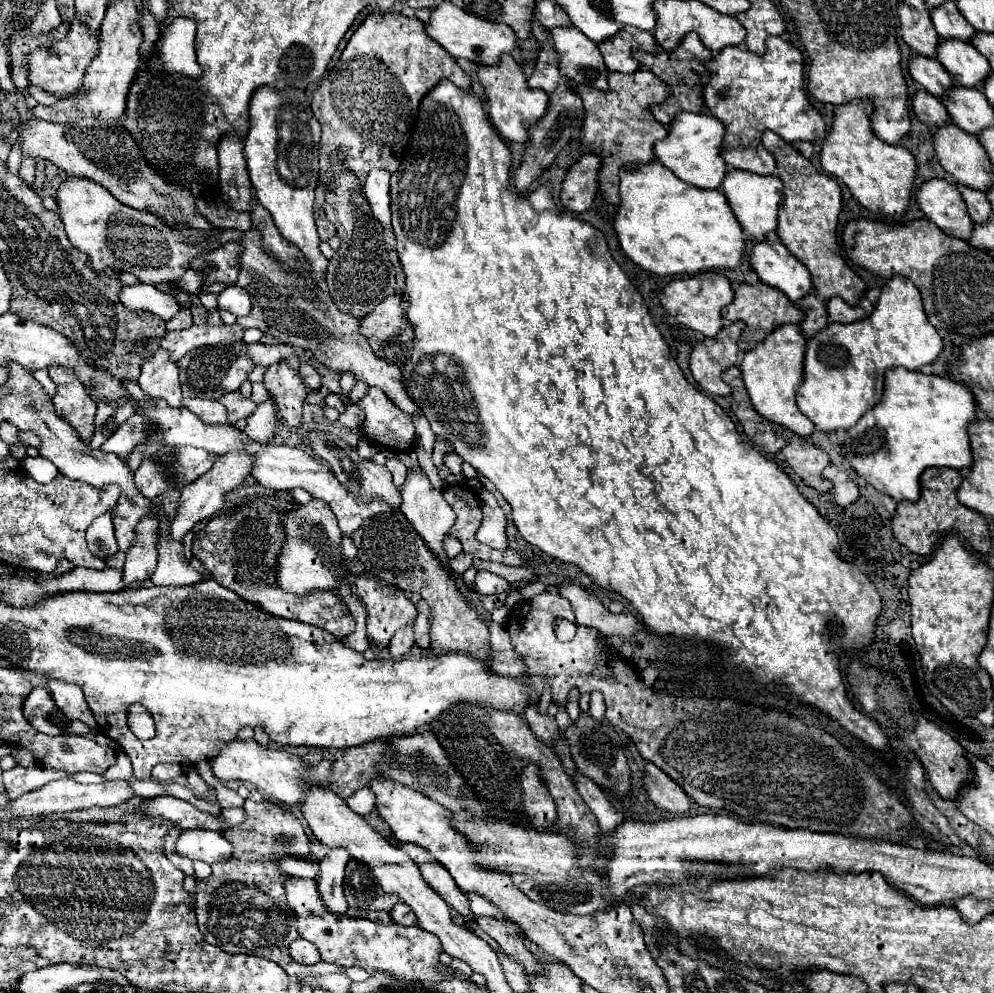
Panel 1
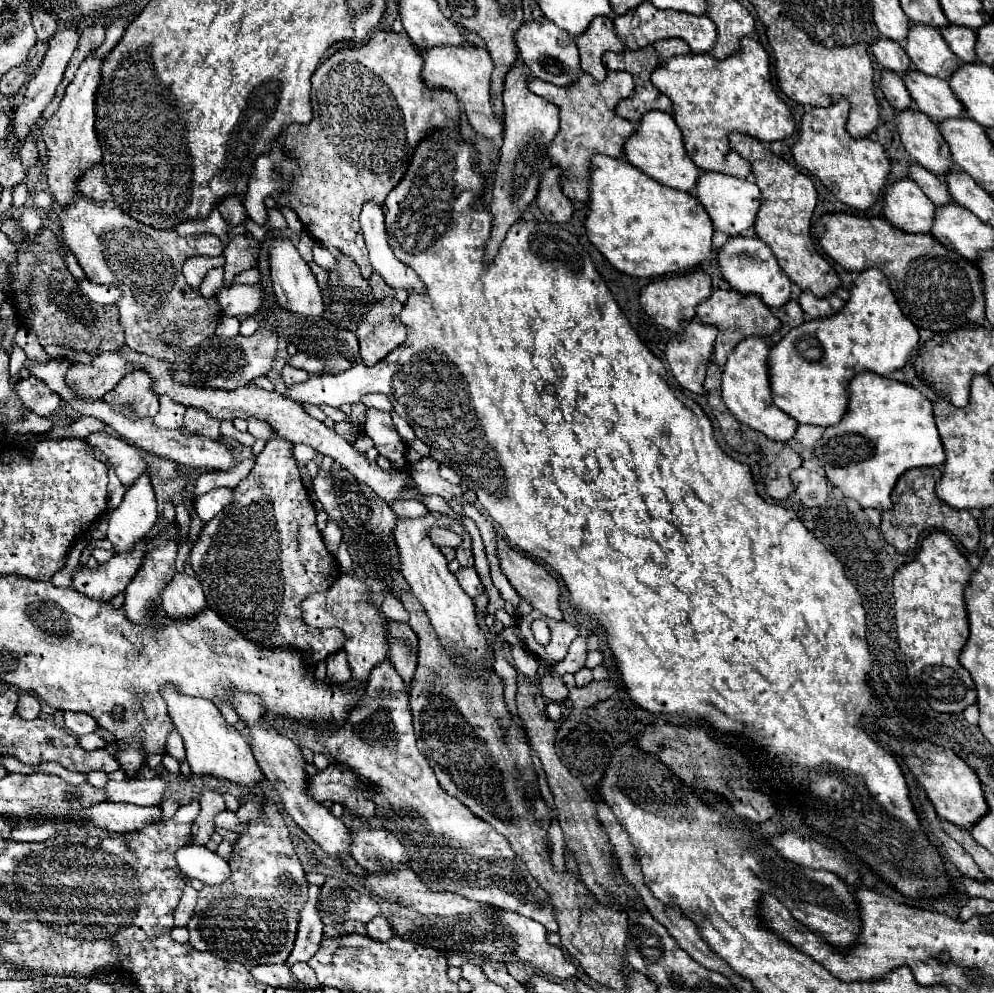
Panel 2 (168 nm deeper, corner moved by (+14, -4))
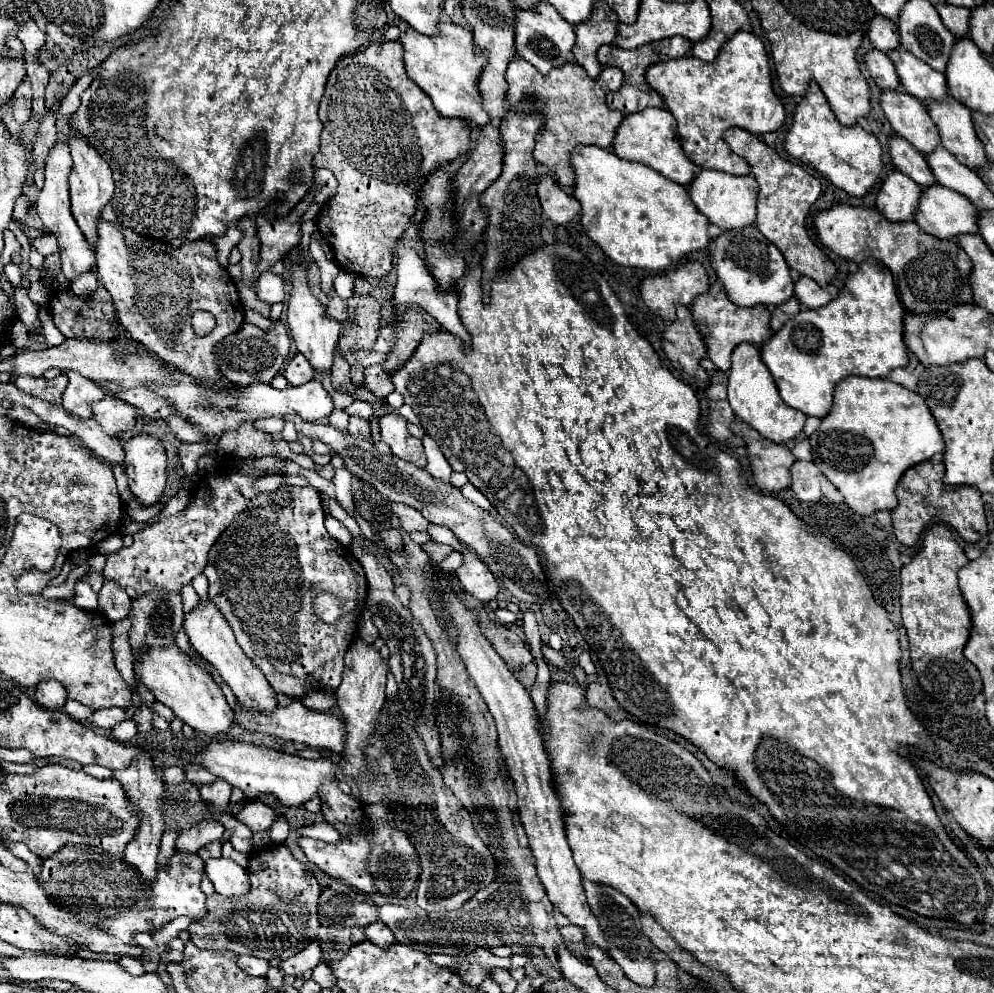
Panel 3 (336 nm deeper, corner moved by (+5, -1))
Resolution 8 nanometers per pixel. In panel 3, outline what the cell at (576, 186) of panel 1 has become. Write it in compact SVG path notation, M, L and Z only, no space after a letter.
M551 176L539 178L537 196L543 212L553 224L567 224L581 208L579 202L573 196L569 196Z

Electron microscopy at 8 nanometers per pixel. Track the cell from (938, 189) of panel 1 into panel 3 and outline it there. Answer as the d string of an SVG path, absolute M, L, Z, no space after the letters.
M891 172L875 200L875 208L891 222L911 222L921 196L921 186L901 172Z

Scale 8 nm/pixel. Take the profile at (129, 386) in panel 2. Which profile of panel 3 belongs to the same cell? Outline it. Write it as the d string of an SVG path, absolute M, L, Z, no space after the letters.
M105 396L103 400L95 402L91 406L93 420L103 426L105 434L111 434L113 438L119 438L121 432L135 428L135 418L139 416L139 410L127 402L121 402L117 398Z

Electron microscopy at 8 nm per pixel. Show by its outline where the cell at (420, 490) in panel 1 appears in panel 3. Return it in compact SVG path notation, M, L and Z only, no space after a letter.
M445 574L447 590L443 592L443 602L447 602L447 612L451 614L451 620L455 622L459 636L457 636L457 652L463 658L469 676L475 680L481 696L485 698L489 712L495 718L497 732L499 732L499 746L505 756L509 774L515 782L517 798L519 798L519 814L521 822L525 826L529 848L535 858L535 868L541 884L545 886L545 892L553 906L561 910L569 918L569 922L583 930L585 942L591 942L593 946L601 948L605 954L609 954L607 940L603 938L603 930L593 916L587 900L585 890L581 884L581 874L573 862L571 848L565 838L565 826L563 826L563 814L559 810L559 798L551 784L551 772L549 772L549 758L543 748L541 734L537 730L537 710L531 702L529 692L517 682L513 672L507 668L505 660L495 652L491 642L483 636L479 624L475 622L471 610L459 602L457 594L451 590L451 576Z

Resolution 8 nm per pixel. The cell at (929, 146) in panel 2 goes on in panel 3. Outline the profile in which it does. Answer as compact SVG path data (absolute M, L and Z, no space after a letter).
M883 90L879 104L895 134L909 140L919 152L929 154L941 144L927 108L917 98L911 98L911 94L903 90Z

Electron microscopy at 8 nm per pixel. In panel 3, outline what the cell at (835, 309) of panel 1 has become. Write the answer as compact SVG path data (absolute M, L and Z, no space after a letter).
M801 276L795 282L795 296L807 308L819 308L819 306L831 302L829 292L825 288L817 286L817 282L811 280L811 278L807 278L807 276Z

